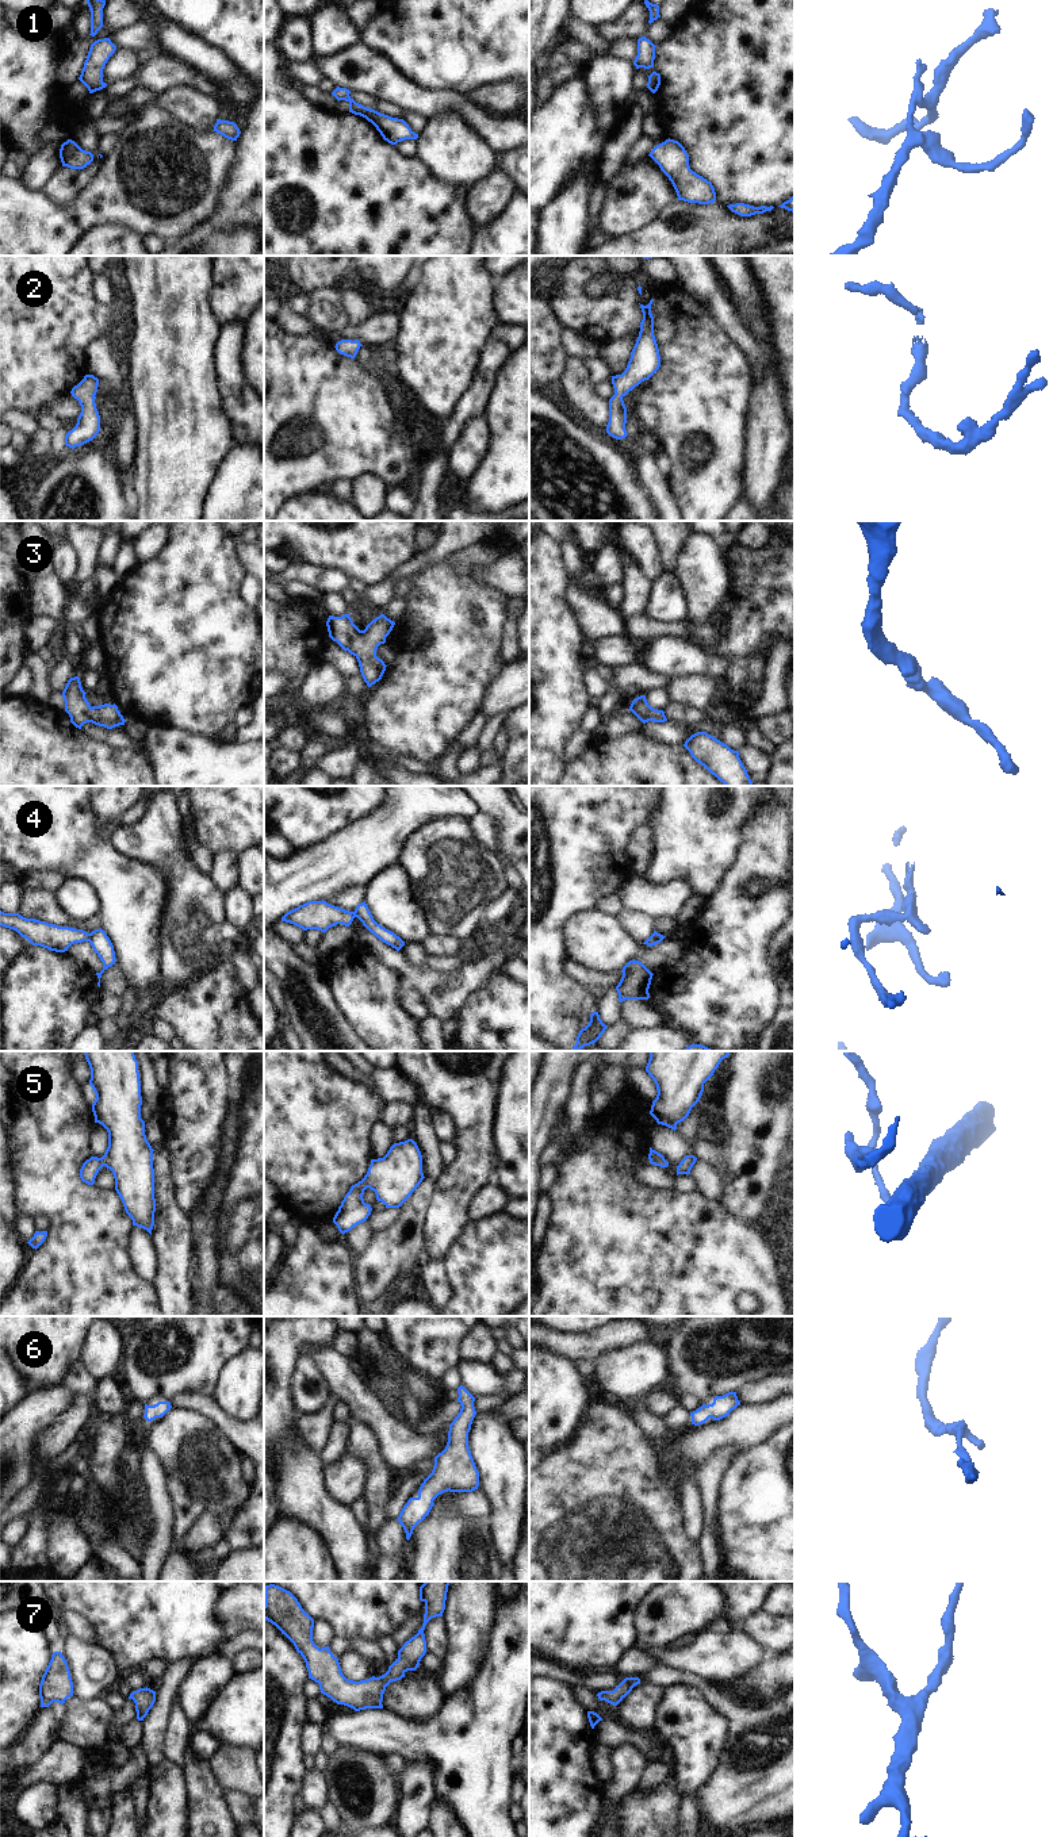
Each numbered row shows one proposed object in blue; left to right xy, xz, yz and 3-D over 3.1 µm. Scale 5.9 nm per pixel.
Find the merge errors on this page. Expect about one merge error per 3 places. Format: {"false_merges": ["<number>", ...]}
{"false_merges": ["4"]}

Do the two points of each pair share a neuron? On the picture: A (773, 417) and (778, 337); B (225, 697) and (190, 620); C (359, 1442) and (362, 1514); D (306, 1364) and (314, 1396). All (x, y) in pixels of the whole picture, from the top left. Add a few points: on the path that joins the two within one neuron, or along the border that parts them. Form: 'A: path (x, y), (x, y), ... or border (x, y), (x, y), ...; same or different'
A: border (769, 334), (780, 374); different
B: path (206, 678), (190, 662), (190, 639); same
C: border (360, 1499), (367, 1507), (367, 1518), (363, 1525); different
D: path (305, 1373), (302, 1384), (305, 1391); same

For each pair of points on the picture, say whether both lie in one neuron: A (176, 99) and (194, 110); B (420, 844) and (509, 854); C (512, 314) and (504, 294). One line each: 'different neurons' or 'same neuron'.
A: same neuron
B: different neurons
C: same neuron

